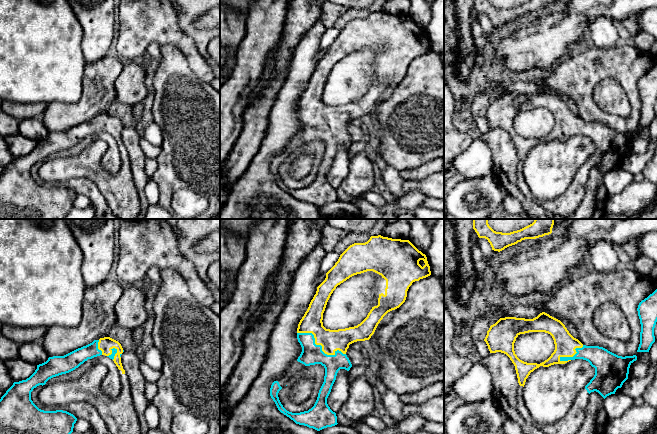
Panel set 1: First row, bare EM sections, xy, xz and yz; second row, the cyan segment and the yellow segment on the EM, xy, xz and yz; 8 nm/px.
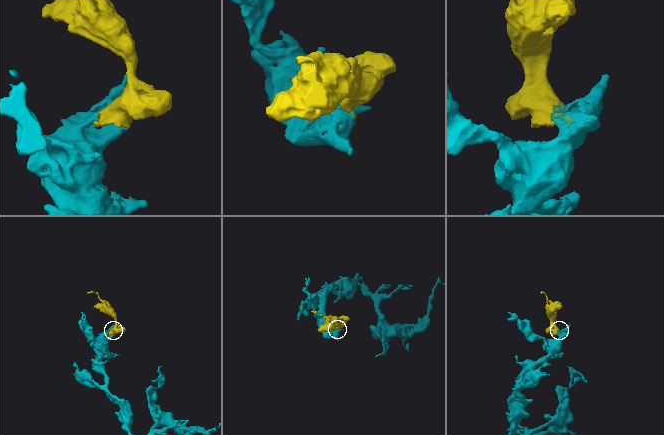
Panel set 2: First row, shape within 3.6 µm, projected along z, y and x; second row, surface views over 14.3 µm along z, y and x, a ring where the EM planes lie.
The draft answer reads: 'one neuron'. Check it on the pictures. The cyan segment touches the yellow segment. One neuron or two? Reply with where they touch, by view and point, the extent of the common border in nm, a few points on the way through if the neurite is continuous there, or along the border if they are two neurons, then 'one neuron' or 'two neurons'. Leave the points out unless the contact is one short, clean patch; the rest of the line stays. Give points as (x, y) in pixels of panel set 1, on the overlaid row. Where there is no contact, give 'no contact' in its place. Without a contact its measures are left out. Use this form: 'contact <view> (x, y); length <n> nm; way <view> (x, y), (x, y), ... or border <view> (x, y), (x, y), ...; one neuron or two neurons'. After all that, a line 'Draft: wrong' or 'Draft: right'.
contact xz (320, 345); length 440 nm; one neuron
Draft: right

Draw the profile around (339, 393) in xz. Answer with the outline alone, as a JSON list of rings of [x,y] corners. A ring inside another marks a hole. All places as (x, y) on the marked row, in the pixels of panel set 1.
[[[340,369],[337,373],[331,392],[327,398],[327,404],[333,412],[338,413],[342,405],[347,401],[348,396],[348,371],[345,369]]]

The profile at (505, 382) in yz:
[[[501,352],[491,353],[481,358],[493,380],[493,400],[502,408],[508,419],[516,422],[524,434],[544,434],[539,426],[528,424],[517,408],[518,378],[515,366],[510,358]]]

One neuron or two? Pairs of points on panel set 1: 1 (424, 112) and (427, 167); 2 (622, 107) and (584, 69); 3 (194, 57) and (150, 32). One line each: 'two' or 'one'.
1: two
2: two
3: one

